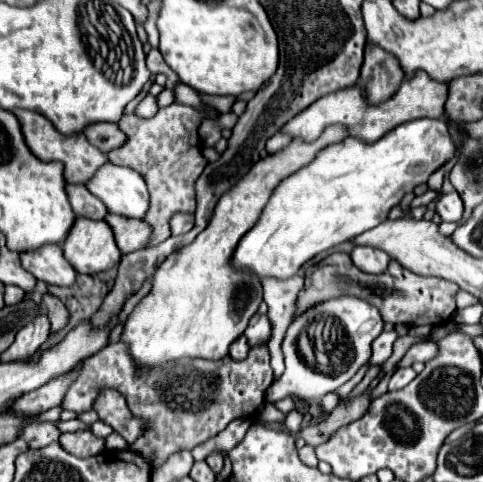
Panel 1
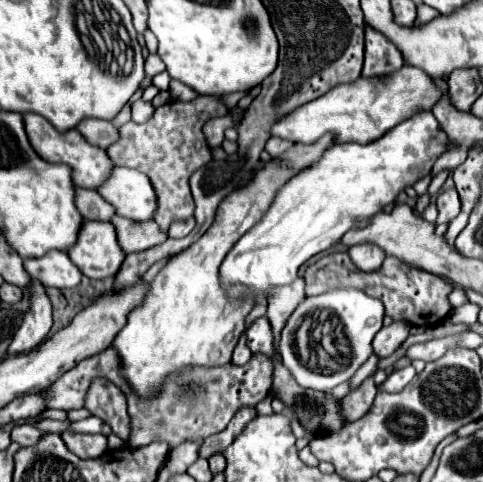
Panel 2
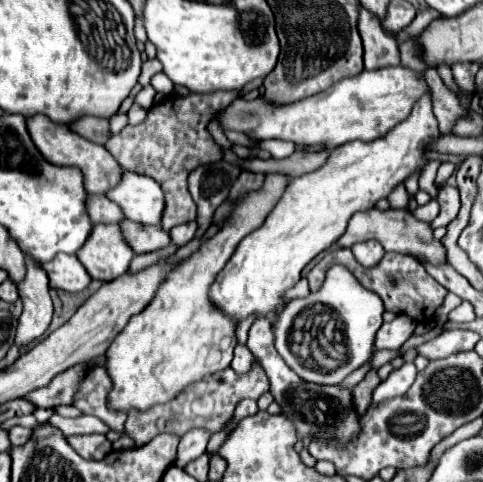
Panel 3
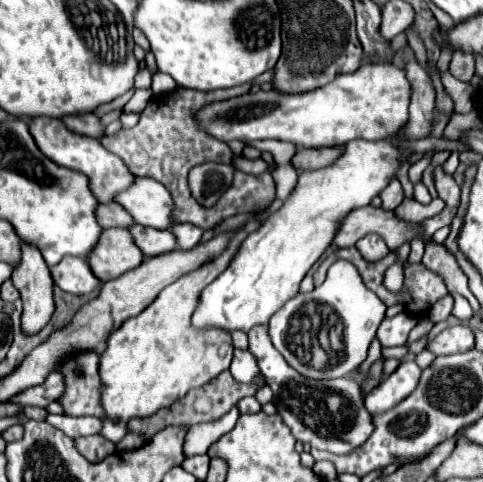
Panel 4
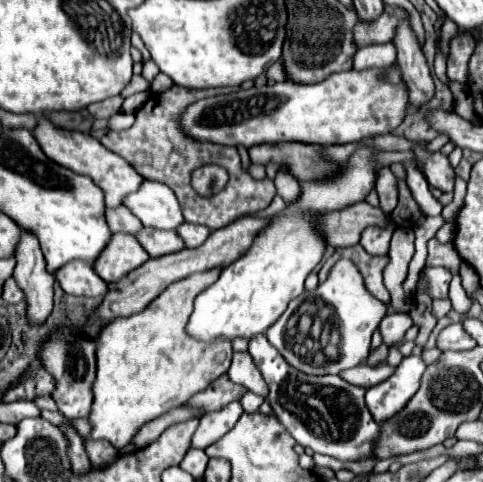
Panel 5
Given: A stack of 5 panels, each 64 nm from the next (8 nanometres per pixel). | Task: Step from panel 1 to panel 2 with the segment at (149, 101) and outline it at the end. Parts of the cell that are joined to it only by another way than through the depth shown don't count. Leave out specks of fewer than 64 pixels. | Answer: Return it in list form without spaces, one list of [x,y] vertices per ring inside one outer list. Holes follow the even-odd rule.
[[[138,100],[138,102],[132,104],[132,120],[134,122],[146,122],[152,116],[152,112],[154,112],[154,108],[152,108],[150,102]]]

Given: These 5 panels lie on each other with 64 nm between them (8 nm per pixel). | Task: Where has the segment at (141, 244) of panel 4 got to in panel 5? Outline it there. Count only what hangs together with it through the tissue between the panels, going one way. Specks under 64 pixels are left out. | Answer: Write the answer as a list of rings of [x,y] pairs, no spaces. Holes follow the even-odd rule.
[[[144,228],[136,234],[142,248],[152,256],[166,256],[172,252],[180,252],[184,248],[184,240],[176,232],[160,232],[154,228]]]

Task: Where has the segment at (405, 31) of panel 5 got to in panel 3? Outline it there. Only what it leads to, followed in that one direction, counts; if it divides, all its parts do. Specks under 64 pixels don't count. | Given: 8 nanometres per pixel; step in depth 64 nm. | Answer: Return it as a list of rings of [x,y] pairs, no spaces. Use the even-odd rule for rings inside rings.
[[[426,92],[416,100],[410,116],[388,132],[388,136],[372,142],[354,140],[334,148],[322,168],[290,180],[264,224],[238,244],[224,270],[216,276],[208,292],[210,302],[234,322],[250,316],[264,318],[276,312],[284,304],[284,294],[300,280],[306,264],[344,234],[354,212],[372,208],[376,200],[386,198],[396,184],[426,166],[422,158],[424,144],[438,136],[440,130],[432,112],[432,94]]]

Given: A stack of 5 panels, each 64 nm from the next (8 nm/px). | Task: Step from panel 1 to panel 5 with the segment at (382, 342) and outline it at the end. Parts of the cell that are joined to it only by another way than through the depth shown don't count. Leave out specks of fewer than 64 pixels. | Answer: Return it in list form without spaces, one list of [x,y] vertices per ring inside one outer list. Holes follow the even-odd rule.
[[[394,312],[394,314],[386,314],[380,322],[380,334],[384,338],[384,342],[390,346],[390,344],[396,344],[404,338],[406,330],[412,326],[412,318],[404,312]]]

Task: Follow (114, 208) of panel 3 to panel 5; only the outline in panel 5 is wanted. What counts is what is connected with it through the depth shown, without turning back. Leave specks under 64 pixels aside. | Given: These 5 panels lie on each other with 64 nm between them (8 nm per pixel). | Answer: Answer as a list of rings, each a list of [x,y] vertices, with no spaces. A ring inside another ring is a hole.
[[[120,206],[116,210],[106,210],[106,216],[108,216],[108,224],[112,232],[126,232],[136,236],[144,228],[140,220],[136,220],[136,216],[126,206]]]

